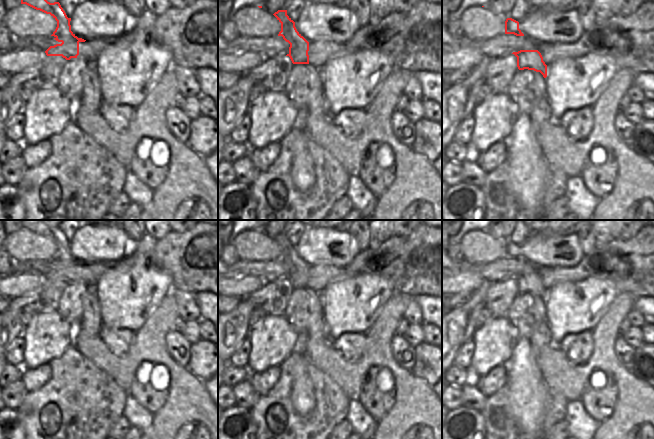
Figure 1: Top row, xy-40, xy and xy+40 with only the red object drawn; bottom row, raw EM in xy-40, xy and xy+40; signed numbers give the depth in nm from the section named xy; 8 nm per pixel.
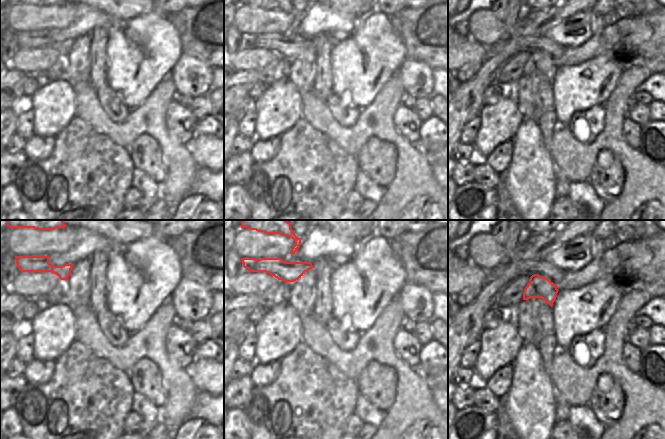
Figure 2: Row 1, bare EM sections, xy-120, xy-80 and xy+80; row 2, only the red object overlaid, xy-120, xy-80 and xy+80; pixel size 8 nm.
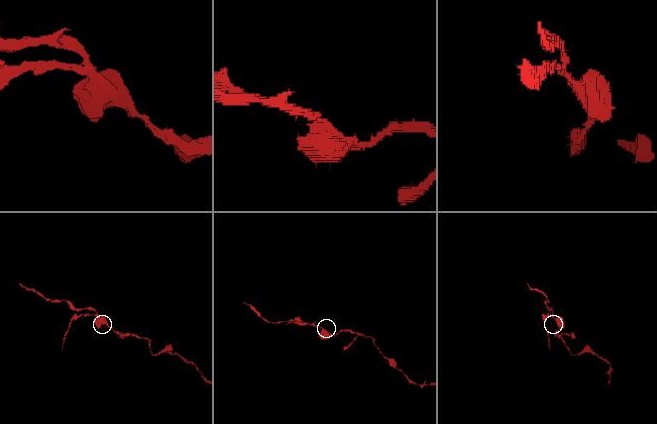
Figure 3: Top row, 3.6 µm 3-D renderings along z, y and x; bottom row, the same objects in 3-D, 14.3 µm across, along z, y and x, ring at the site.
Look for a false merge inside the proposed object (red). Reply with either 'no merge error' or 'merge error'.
merge error

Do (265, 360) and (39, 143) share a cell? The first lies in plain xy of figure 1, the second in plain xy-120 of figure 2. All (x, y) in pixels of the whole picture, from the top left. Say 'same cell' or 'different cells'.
different cells

